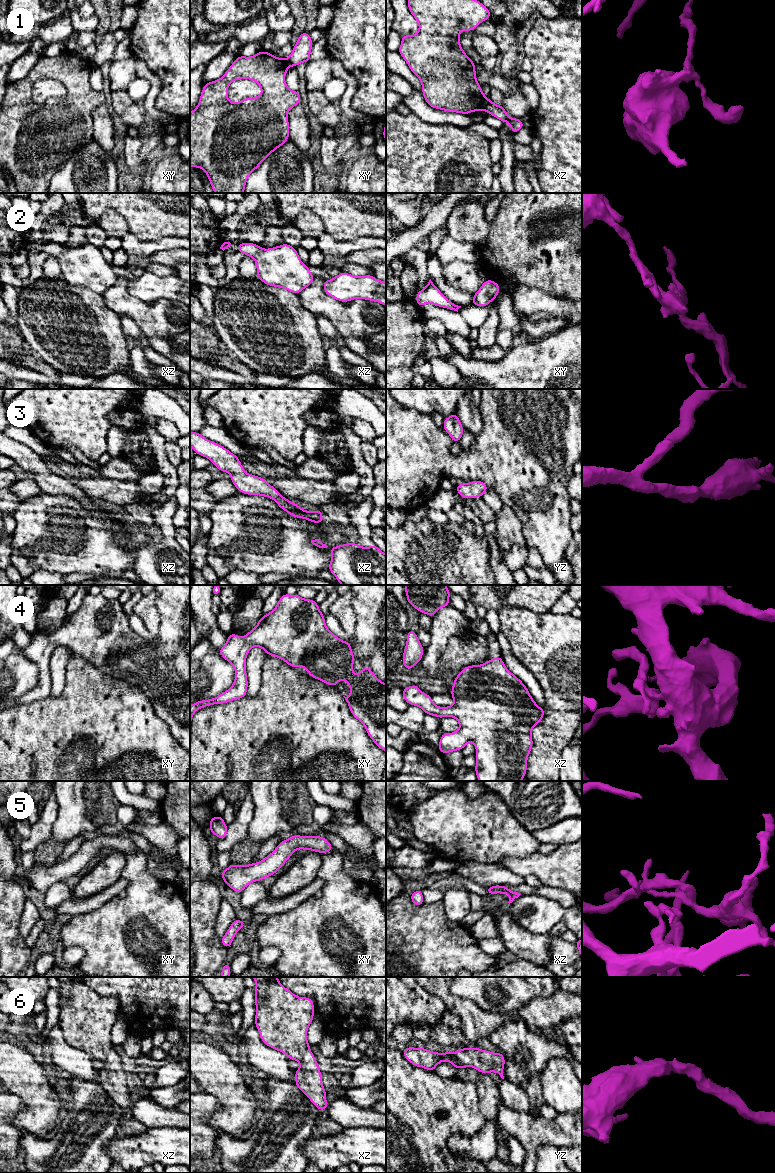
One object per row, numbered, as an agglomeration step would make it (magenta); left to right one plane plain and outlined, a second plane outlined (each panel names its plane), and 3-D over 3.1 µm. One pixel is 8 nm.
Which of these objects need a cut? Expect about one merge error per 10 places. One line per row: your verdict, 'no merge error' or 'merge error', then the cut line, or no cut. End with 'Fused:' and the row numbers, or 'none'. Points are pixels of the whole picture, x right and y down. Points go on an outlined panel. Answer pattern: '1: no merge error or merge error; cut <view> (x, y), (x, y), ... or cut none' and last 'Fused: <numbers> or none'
1: merge error; cut xz (485, 99), (482, 109)
2: no merge error; cut none
3: no merge error; cut none
4: no merge error; cut none
5: no merge error; cut none
6: no merge error; cut none
Fused: 1

